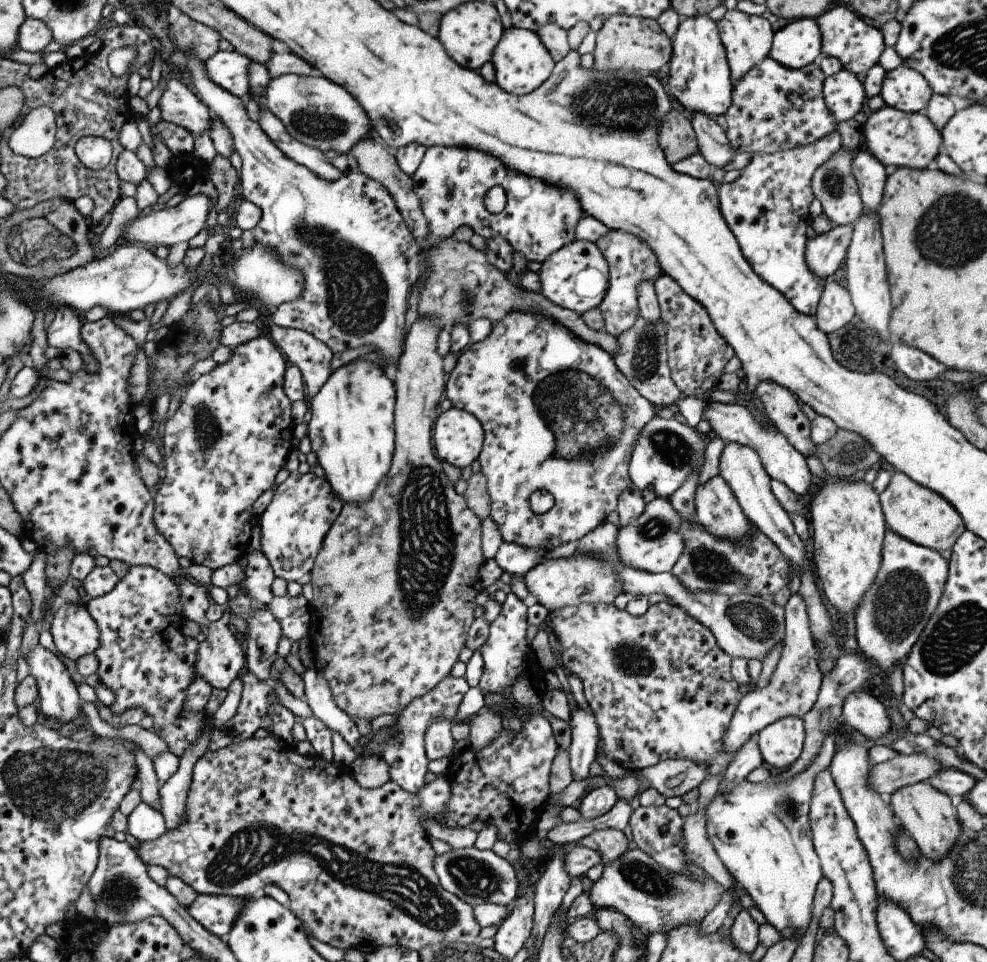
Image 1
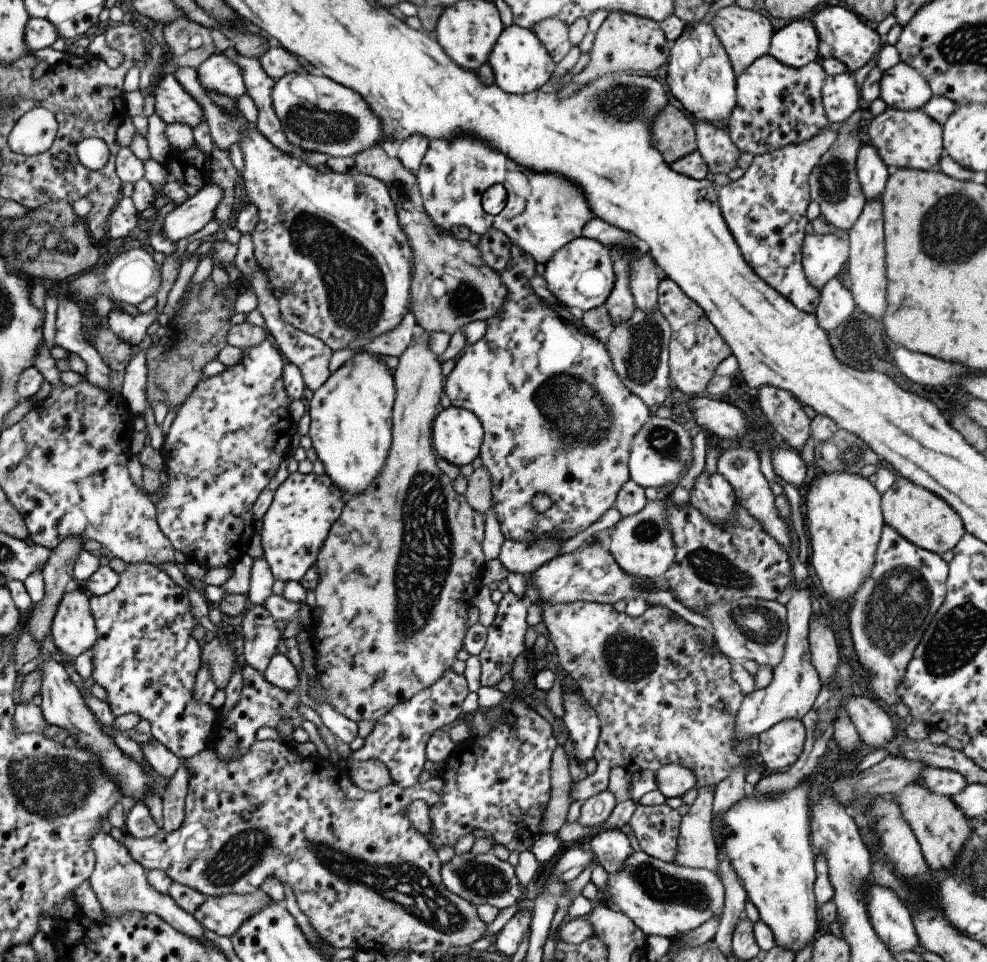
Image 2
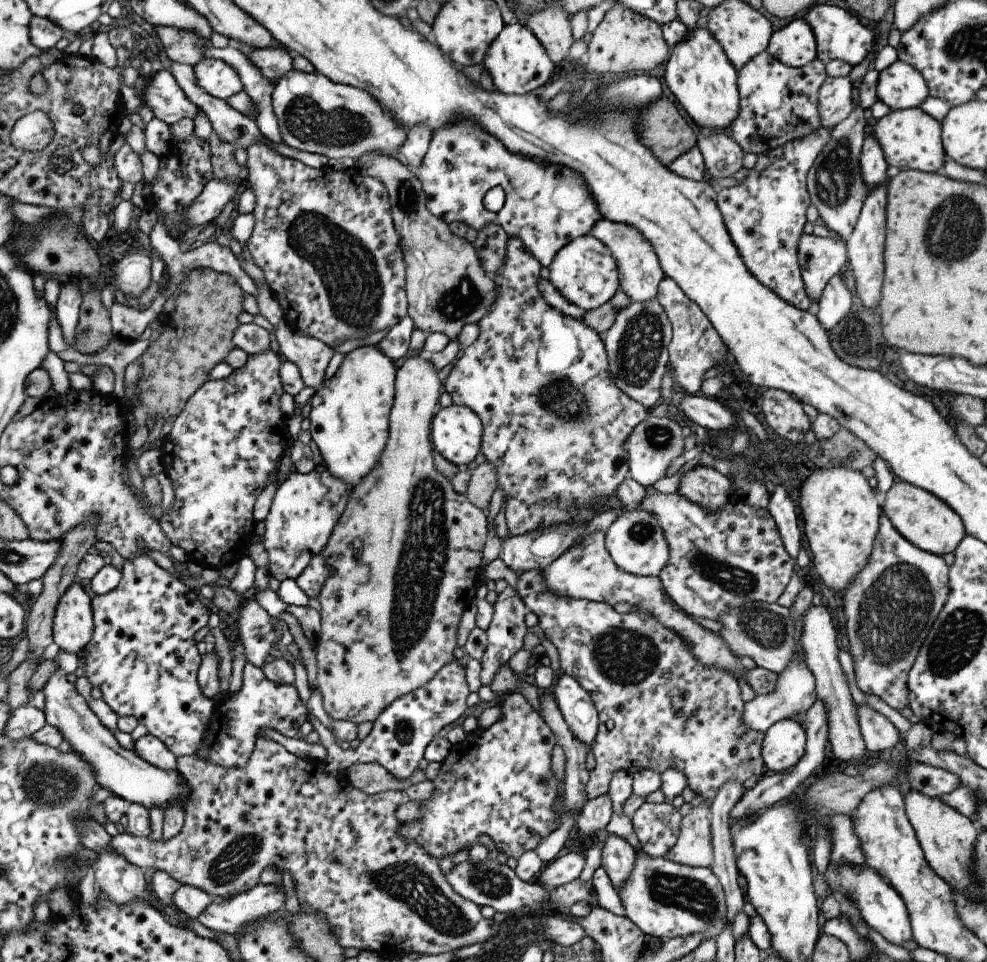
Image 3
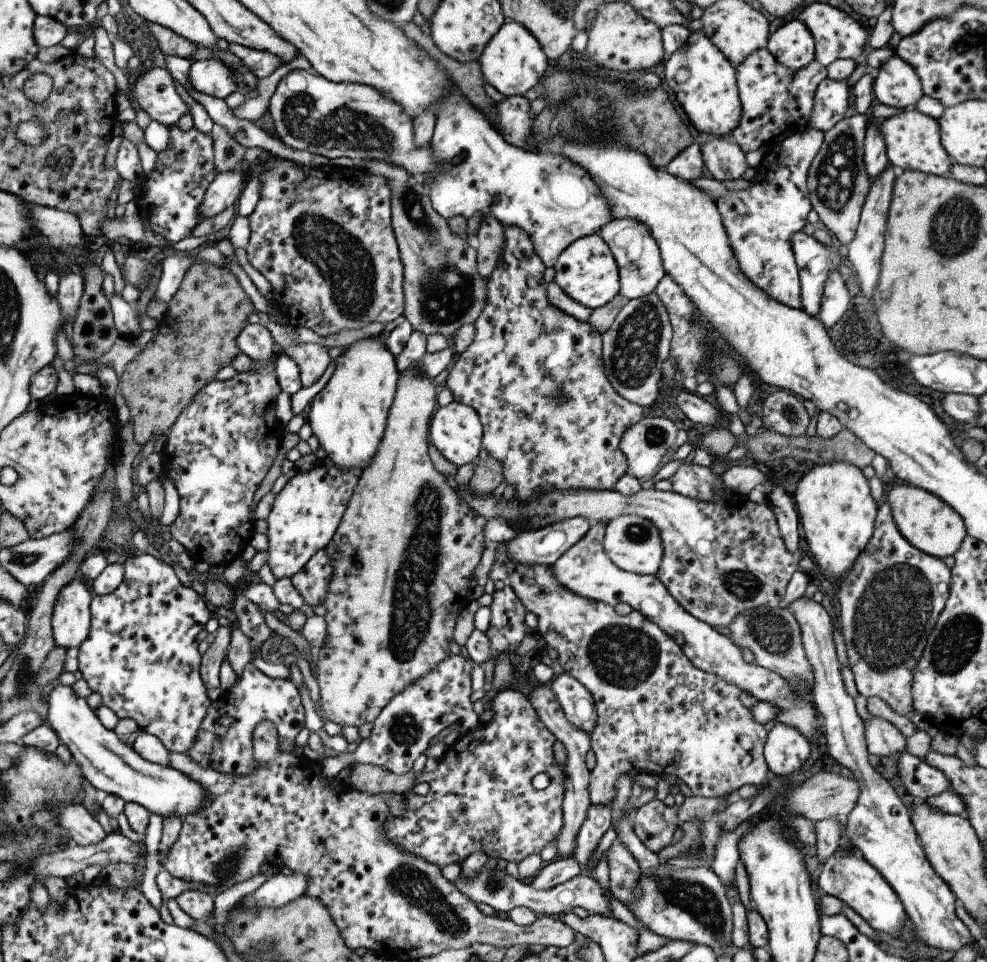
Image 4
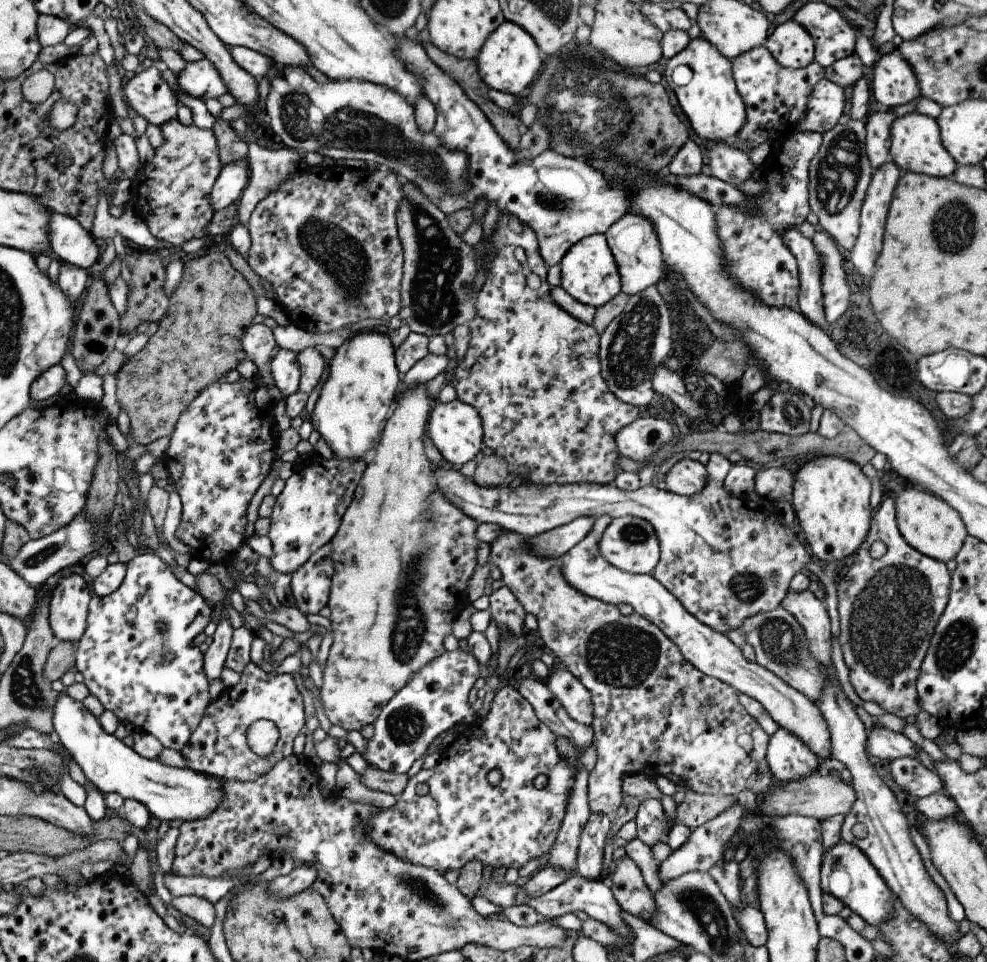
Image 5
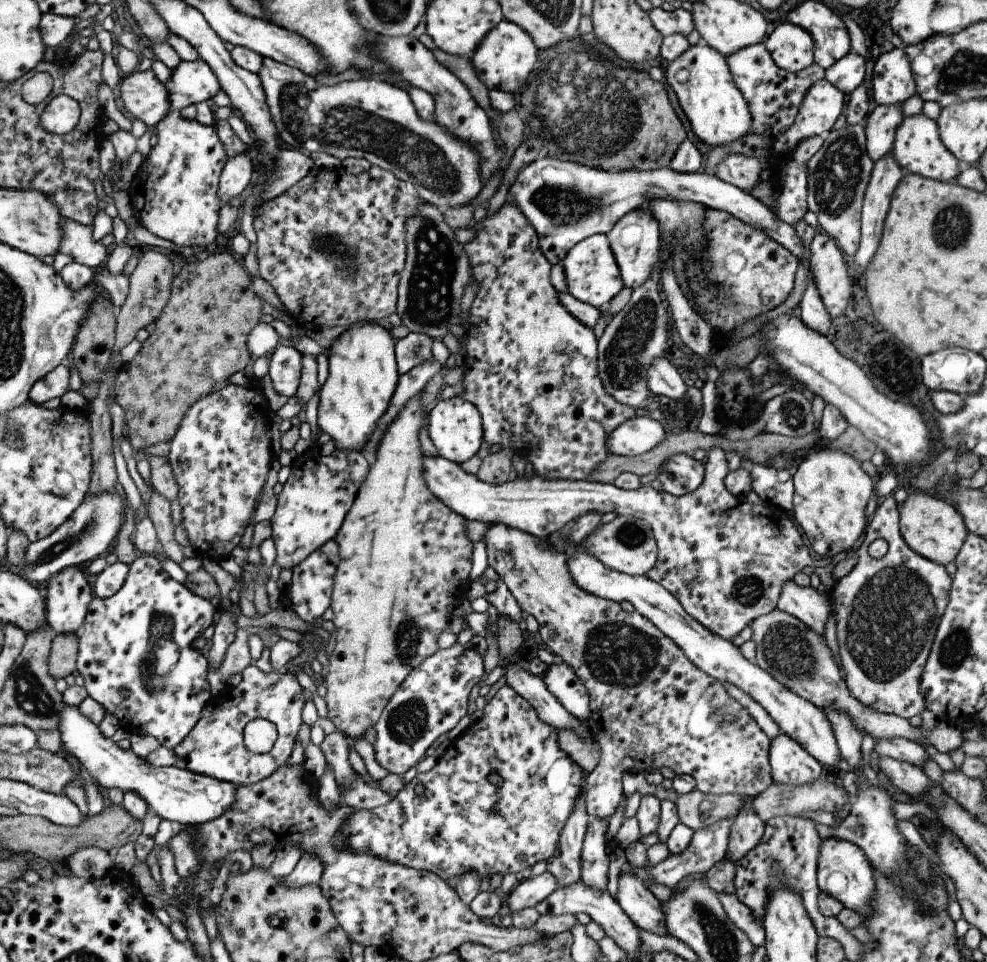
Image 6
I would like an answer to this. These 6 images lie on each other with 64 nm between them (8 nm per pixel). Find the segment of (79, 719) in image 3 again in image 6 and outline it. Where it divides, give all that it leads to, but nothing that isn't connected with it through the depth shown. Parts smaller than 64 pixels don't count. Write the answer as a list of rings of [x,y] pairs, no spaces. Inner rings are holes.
[[[62,705],[62,714],[59,714],[59,731],[61,732],[61,741],[66,748],[74,754],[84,764],[86,770],[90,773],[95,784],[102,790],[111,788],[119,788],[123,793],[126,791],[135,792],[147,800],[148,806],[156,811],[163,819],[177,820],[182,825],[201,825],[216,820],[222,816],[233,806],[237,799],[237,790],[239,785],[230,781],[221,781],[212,777],[194,774],[186,769],[179,769],[171,765],[158,767],[149,765],[144,759],[141,759],[131,750],[122,750],[116,743],[108,737],[104,737],[98,729],[98,725],[94,724],[88,717],[85,717],[79,707],[69,707]]]

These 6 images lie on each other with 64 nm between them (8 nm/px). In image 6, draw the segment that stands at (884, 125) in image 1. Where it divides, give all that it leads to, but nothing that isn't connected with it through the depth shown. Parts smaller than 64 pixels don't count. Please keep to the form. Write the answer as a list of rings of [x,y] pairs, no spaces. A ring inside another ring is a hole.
[[[924,113],[904,116],[895,134],[892,154],[901,168],[906,168],[908,172],[942,182],[954,182],[963,167],[960,160],[944,146],[937,121],[928,118]]]

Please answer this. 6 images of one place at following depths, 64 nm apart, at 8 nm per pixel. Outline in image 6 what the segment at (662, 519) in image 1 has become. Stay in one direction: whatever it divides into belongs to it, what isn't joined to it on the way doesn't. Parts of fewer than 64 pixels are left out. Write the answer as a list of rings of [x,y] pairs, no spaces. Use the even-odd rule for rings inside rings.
[[[618,515],[609,523],[600,523],[581,542],[585,551],[595,556],[606,568],[627,575],[645,575],[656,562],[658,547],[652,529],[642,519],[632,515]]]

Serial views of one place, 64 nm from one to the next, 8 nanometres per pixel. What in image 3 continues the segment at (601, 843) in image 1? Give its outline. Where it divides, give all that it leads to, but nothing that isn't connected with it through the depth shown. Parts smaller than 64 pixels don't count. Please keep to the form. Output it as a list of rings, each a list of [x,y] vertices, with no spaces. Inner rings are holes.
[[[611,834],[604,844],[601,865],[608,873],[616,891],[623,886],[626,879],[631,875],[636,857],[634,848],[619,836]]]

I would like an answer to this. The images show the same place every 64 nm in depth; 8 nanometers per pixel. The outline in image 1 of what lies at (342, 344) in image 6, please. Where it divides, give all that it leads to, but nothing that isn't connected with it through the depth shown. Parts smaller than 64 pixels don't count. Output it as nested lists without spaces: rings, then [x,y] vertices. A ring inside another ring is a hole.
[[[354,359],[333,371],[324,386],[311,398],[308,405],[312,417],[307,436],[311,440],[311,451],[317,456],[317,462],[324,469],[325,477],[340,500],[357,503],[370,498],[378,483],[389,471],[392,455],[395,451],[395,409],[396,389],[392,375],[379,366],[364,359]]]

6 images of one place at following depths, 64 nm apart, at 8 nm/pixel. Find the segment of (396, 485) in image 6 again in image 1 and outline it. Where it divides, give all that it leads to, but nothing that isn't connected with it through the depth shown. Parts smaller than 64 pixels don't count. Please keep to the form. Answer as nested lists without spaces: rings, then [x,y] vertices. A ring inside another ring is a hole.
[[[421,317],[410,327],[405,338],[405,346],[393,370],[392,381],[396,389],[394,428],[395,451],[386,476],[365,501],[346,503],[330,530],[325,534],[320,552],[307,577],[313,586],[313,601],[310,607],[318,614],[318,626],[310,635],[314,645],[315,670],[328,681],[334,702],[352,718],[374,720],[382,714],[398,714],[411,700],[430,692],[445,676],[450,675],[452,666],[458,661],[460,650],[465,647],[468,631],[474,622],[474,609],[477,607],[476,594],[483,590],[478,570],[485,558],[481,547],[481,520],[470,510],[465,495],[456,492],[454,483],[443,472],[442,460],[435,454],[433,426],[439,417],[440,403],[444,399],[448,374],[443,369],[443,357],[438,354],[436,343],[440,329],[431,319]]]

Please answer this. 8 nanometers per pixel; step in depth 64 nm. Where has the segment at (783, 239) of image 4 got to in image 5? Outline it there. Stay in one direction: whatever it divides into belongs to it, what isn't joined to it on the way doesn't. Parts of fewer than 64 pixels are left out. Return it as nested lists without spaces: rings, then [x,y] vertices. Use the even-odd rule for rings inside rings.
[[[796,132],[794,133],[788,140],[782,143],[779,147],[774,146],[772,153],[766,158],[766,160],[762,164],[762,170],[764,172],[763,181],[766,183],[767,191],[762,196],[754,196],[751,198],[751,203],[753,207],[758,207],[761,210],[761,214],[756,217],[753,213],[744,213],[743,211],[739,211],[734,207],[715,207],[713,209],[715,214],[715,219],[717,222],[717,235],[720,239],[722,245],[722,252],[723,252],[723,261],[725,262],[725,270],[729,273],[729,276],[732,279],[735,279],[737,283],[740,285],[743,291],[749,292],[754,295],[757,299],[760,299],[765,305],[769,307],[778,307],[782,308],[789,307],[795,308],[796,302],[799,299],[799,268],[797,265],[797,260],[794,258],[790,249],[782,242],[781,239],[781,232],[784,229],[798,229],[799,226],[807,220],[807,216],[811,213],[811,208],[809,207],[809,164],[814,155],[817,154],[819,148],[822,146],[823,143],[823,135],[820,133],[813,133],[813,132]]]

